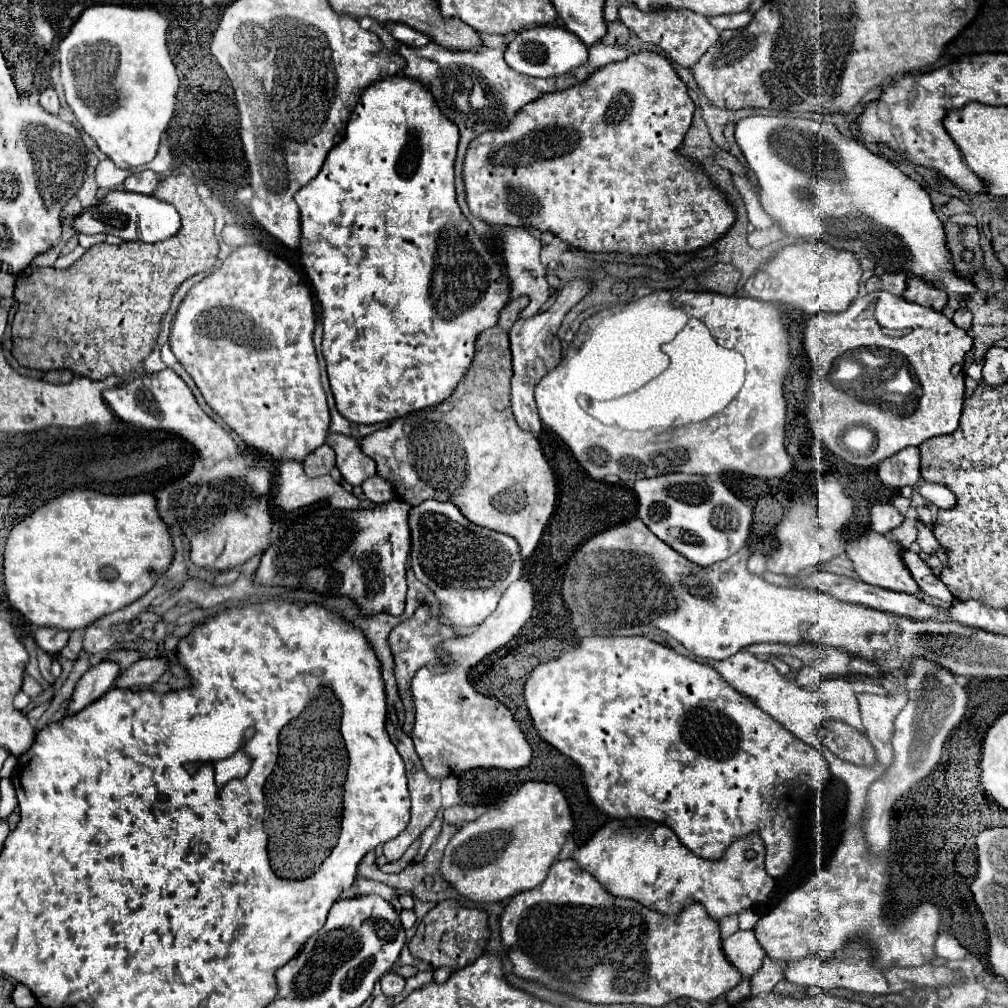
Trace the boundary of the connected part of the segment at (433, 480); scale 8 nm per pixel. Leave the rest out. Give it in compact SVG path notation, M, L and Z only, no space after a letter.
M528 296L510 300L500 312L498 324L478 336L478 352L474 356L474 362L448 400L430 410L398 418L386 428L366 436L360 444L362 452L376 462L378 476L392 484L400 500L412 506L418 506L430 498L452 502L470 522L512 536L520 546L522 558L532 556L532 552L536 550L540 536L554 512L558 492L558 480L540 448L538 436L534 436L534 432L522 432L510 408L512 356L510 342L506 356L506 326L510 332L512 324L518 320L518 314L522 312L522 308L526 308L526 304Z

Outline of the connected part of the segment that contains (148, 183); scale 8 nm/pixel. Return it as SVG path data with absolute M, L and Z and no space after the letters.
M142 170L142 172L136 172L136 174L130 174L126 180L124 180L124 188L128 192L136 192L136 194L152 194L154 188L158 186L160 178L156 172L152 170Z

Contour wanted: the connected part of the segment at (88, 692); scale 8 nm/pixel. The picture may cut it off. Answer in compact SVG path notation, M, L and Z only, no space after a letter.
M100 662L100 664L92 666L78 680L78 686L70 698L66 716L78 714L80 708L86 708L88 704L92 704L94 700L104 696L104 692L108 692L114 686L114 680L118 678L118 674L120 674L120 666L116 662Z

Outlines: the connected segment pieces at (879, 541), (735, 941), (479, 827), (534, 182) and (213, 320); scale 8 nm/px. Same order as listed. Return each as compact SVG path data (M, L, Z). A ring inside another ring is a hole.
M868 532L862 538L850 542L846 546L846 554L850 556L852 564L854 564L854 572L858 574L858 578L866 584L872 586L880 586L892 592L906 592L906 594L918 594L920 588L914 582L914 578L910 576L910 572L904 568L904 562L900 558L900 546L896 546L894 542L890 542L890 538L876 534L876 532Z
M738 930L736 934L728 936L724 942L724 954L726 958L742 972L742 982L730 990L726 994L728 1002L730 1004L736 1004L744 998L750 996L750 978L758 972L758 968L762 966L762 958L766 956L764 948L758 944L756 936L752 930L744 932L744 930Z
M526 782L520 786L520 790L514 796L506 798L506 802L500 804L498 808L490 808L478 820L462 824L462 828L454 834L454 838L448 842L444 850L444 856L440 860L440 874L460 896L472 902L478 904L506 902L514 894L530 890L546 880L548 868L556 860L572 826L574 822L570 806L556 784Z
M640 52L632 54L622 62L614 62L612 66L600 68L592 72L582 84L574 84L574 88L566 88L562 92L550 92L550 96L540 96L538 100L526 104L522 112L518 112L506 128L488 130L478 134L470 144L464 160L464 184L466 184L466 200L470 212L488 222L498 226L522 226L522 228L536 228L540 232L552 232L562 242L566 242L574 250L582 252L596 252L596 254L626 254L626 256L650 256L654 252L672 252L672 254L690 254L702 250L714 242L718 242L734 224L736 210L726 198L722 190L706 176L704 168L694 160L682 156L678 148L684 142L684 136L692 124L694 116L694 102L688 96L686 84L678 78L672 64L656 54L656 52Z
M248 244L248 246L240 246L238 250L234 250L222 262L220 268L216 268L202 282L198 282L196 286L190 288L190 292L184 296L184 300L178 306L178 312L176 312L176 316L170 324L170 348L172 348L174 356L178 358L178 362L184 366L184 370L196 382L206 404L246 442L246 446L254 448L256 452L260 452L260 454L264 454L264 456L268 456L276 462L282 462L282 460L284 462L286 460L304 462L310 452L314 452L318 446L322 446L326 442L328 426L330 426L330 412L328 412L326 394L324 394L324 388L322 388L322 382L320 382L320 368L318 368L318 360L316 360L316 352L314 352L314 344L312 344L314 326L316 326L314 302L312 302L312 294L310 294L306 280L288 262L274 256L272 252L262 248L260 244Z

